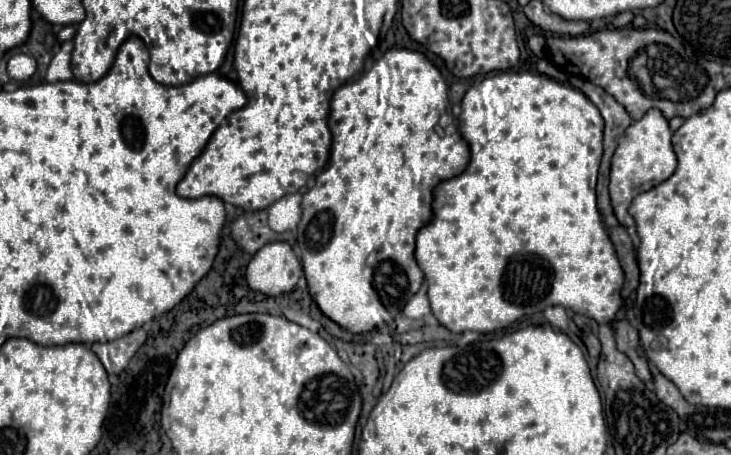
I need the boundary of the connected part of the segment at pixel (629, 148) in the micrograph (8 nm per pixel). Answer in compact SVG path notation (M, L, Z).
M649 109L649 113L645 113L645 117L641 117L641 121L631 123L619 139L619 145L617 145L613 161L611 161L609 195L611 195L611 205L613 205L617 221L627 229L631 229L635 225L633 217L629 217L629 213L627 213L633 197L637 197L639 193L649 191L651 187L669 179L677 167L677 157L673 153L671 135L673 133L669 129L669 123L665 117L661 117L661 111Z

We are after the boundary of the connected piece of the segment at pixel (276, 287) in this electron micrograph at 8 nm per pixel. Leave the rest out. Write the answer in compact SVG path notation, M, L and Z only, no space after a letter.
M269 243L257 251L247 265L247 285L265 295L281 295L291 291L303 275L301 263L287 243Z

